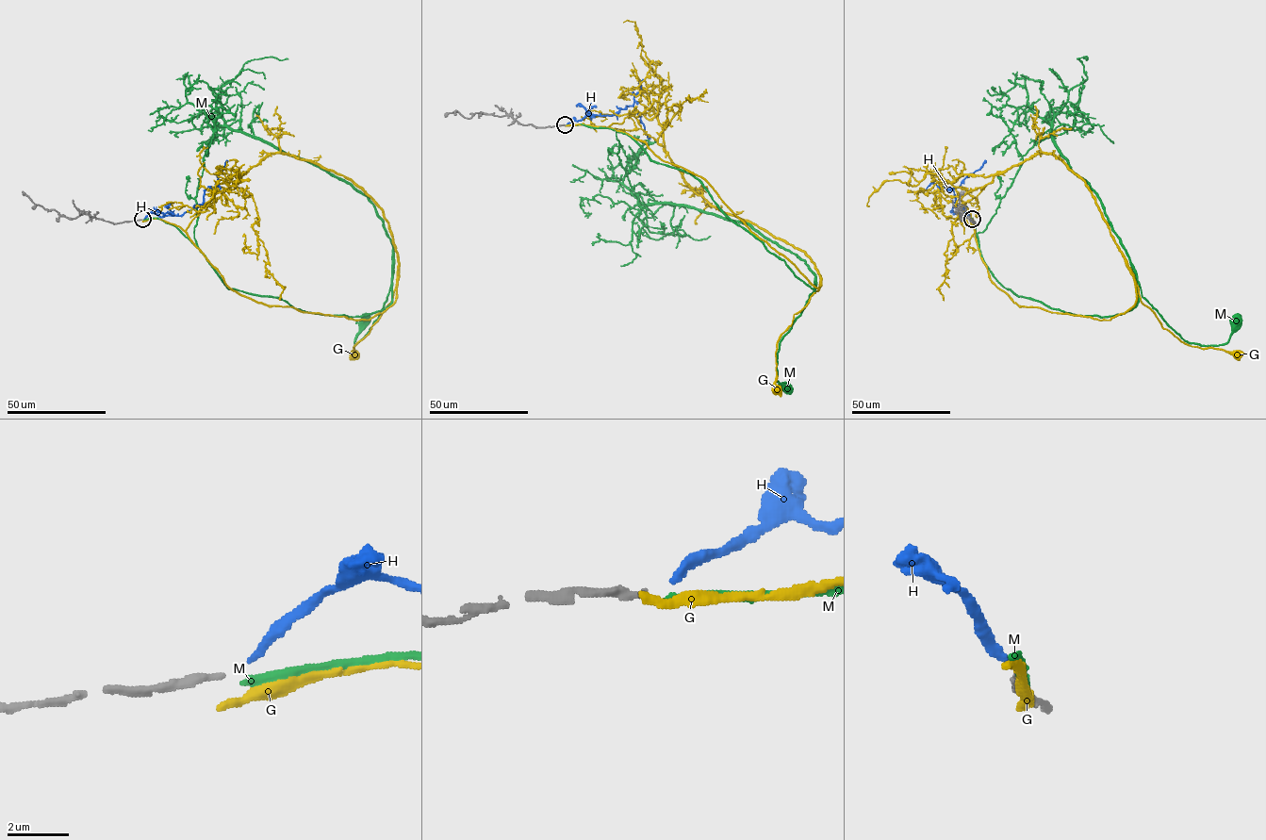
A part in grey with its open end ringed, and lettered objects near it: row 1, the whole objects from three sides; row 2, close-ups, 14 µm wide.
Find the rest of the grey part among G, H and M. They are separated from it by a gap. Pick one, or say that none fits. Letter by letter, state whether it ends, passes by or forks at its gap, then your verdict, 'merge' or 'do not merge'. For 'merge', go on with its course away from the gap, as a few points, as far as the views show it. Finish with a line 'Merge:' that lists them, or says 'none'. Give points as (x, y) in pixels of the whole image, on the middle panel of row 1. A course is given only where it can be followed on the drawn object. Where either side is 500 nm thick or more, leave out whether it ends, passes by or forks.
G: it ends there; do not merge
H: it ends there; do not merge
M: it ends there; do not merge
Merge: none

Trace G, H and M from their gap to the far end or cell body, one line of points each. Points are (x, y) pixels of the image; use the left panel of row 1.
G: (142, 221), (180, 226), (224, 283), (269, 305), (369, 320), (392, 304), (396, 285), (353, 354)
H: (144, 218), (152, 213), (161, 217), (181, 216), (200, 205), (205, 190), (216, 185), (227, 160)
M: (143, 220), (173, 224), (228, 288), (315, 313), (383, 310), (392, 275), (378, 318), (354, 345), (366, 319)

